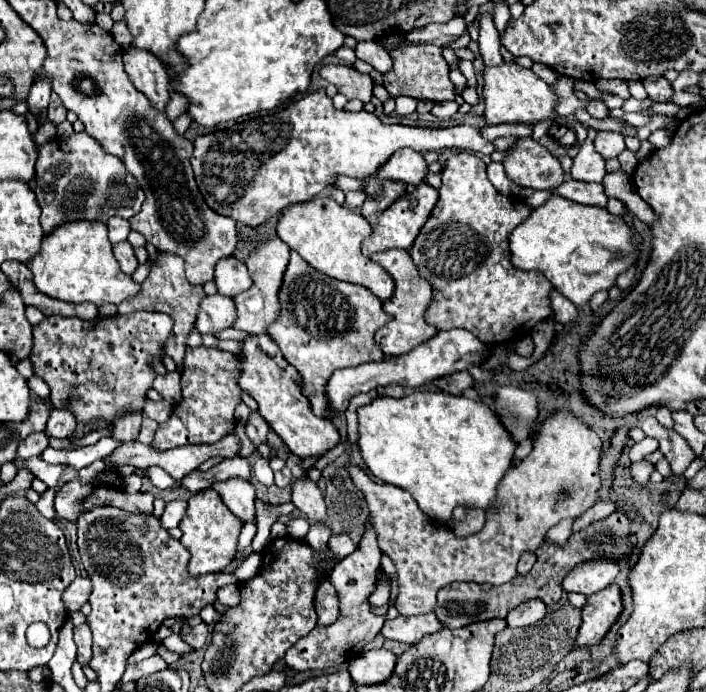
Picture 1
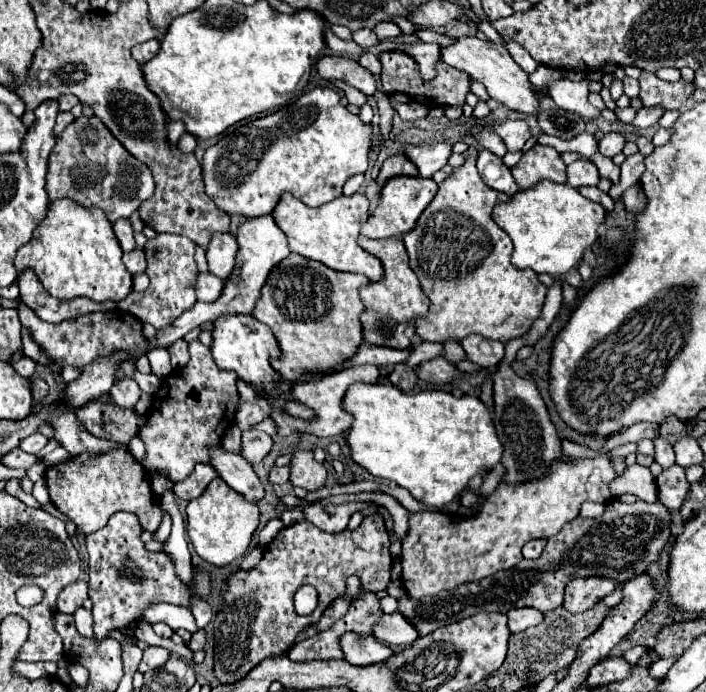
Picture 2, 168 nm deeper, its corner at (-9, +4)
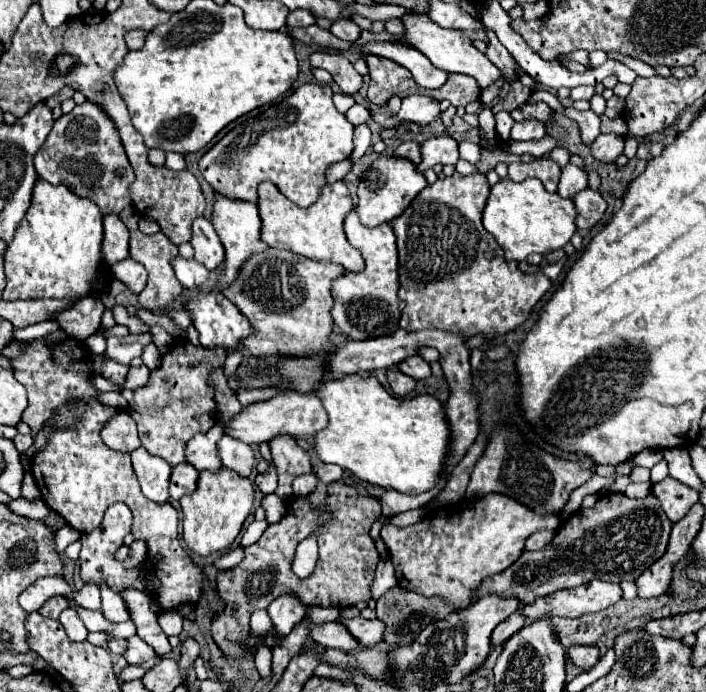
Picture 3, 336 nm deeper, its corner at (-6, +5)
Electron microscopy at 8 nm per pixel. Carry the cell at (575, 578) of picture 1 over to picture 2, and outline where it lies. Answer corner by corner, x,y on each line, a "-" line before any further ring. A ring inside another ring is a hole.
575,578
565,586
563,606
573,614
585,612
615,588
617,584
611,578

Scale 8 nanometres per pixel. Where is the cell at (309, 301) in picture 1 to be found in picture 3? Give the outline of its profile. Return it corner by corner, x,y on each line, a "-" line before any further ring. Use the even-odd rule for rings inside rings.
268,247
266,253
254,253
254,257
246,261
246,267
242,267
242,277
238,277
238,281
234,281
234,285
230,285
226,293
222,293
240,309
240,313
244,313
244,317
250,319
254,327
252,337
246,337
242,341
242,347
248,349
256,357
264,357
270,353
302,357
302,355
310,355
310,353
324,349
328,345
328,335
332,333
332,327
334,327
334,321
330,317
330,309
334,305
330,287
332,287
332,281
344,273
346,269
342,269
342,265
298,257
282,249

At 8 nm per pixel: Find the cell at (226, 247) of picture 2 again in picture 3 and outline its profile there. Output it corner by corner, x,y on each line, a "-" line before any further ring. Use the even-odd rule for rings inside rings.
200,217
192,223
190,243
194,247
194,259
200,261
206,269
216,269
224,261
224,249
222,249
220,237
216,235
208,219

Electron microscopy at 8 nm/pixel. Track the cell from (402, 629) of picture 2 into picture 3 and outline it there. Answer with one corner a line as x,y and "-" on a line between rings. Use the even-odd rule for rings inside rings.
354,617
350,621
340,621
348,631
350,635
358,641
360,647
372,647
374,643
382,641
382,635
384,635
384,623
378,621
378,619
362,619
362,617

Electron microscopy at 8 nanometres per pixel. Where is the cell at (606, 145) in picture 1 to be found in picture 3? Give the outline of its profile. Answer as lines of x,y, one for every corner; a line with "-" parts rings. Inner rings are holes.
598,135
592,141
590,151
592,151
594,159
598,159
602,163
614,163
624,151
624,137
620,137
620,135

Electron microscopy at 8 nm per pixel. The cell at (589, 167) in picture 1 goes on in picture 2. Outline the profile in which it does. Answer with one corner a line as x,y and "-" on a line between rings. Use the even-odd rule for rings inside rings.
579,158
577,162
567,166
567,184
571,188
581,188
581,186
597,186
601,180
597,166
589,158

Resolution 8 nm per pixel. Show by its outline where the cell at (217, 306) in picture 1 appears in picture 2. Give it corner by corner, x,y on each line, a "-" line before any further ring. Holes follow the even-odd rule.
199,274
195,290
197,290
197,298
201,302
213,302
213,300
217,300
221,296
223,282
213,274

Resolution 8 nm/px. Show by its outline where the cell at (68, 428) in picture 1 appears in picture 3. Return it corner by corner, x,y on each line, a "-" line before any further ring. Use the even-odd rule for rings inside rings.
118,411
102,429
102,439
104,443
122,453
132,453
134,449
140,447
140,439
134,427
132,417
126,411

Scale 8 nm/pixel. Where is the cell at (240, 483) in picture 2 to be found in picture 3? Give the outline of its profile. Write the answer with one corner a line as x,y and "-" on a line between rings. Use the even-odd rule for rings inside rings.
214,425
210,433
192,437
186,443
186,461
194,465
198,471
208,469
208,471
218,471
222,467
220,457
216,453
216,443
222,437
222,425

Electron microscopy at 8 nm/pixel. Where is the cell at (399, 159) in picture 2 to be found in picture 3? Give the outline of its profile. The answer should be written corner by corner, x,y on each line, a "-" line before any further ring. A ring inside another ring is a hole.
406,141
406,143
402,143
402,145
396,149
394,155
396,155
396,157
406,157
406,159
410,159
414,165
418,165
418,163
422,161
420,143
416,143
416,141

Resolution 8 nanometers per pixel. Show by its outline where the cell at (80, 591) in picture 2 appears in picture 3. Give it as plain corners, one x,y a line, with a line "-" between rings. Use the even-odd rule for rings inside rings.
56,595
56,597
48,599
48,601
38,609
38,613
42,613
44,617
54,617
54,619
56,619
66,607
68,607
68,601
66,601
64,597

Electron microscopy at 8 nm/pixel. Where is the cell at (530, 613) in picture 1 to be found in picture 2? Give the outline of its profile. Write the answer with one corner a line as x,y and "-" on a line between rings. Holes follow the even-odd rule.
513,608
507,612
509,616
509,630
511,632
521,632
529,626
537,626
543,620
543,614
533,608

